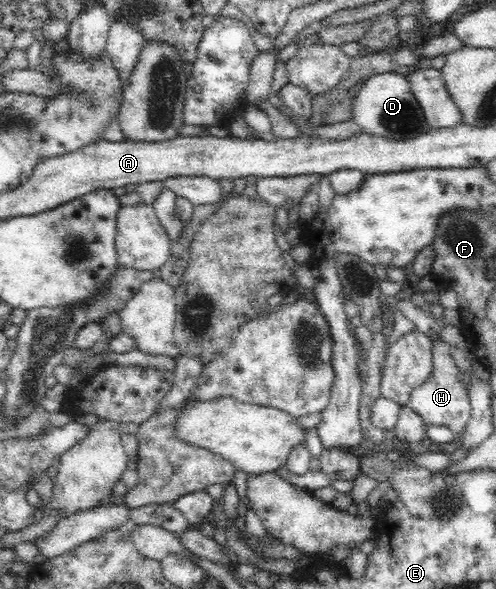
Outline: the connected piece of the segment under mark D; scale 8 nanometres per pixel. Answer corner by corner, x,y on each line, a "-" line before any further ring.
397,71
374,74
362,83
359,94
352,99
352,119
363,129
363,133
393,140
409,140
431,129
406,75

